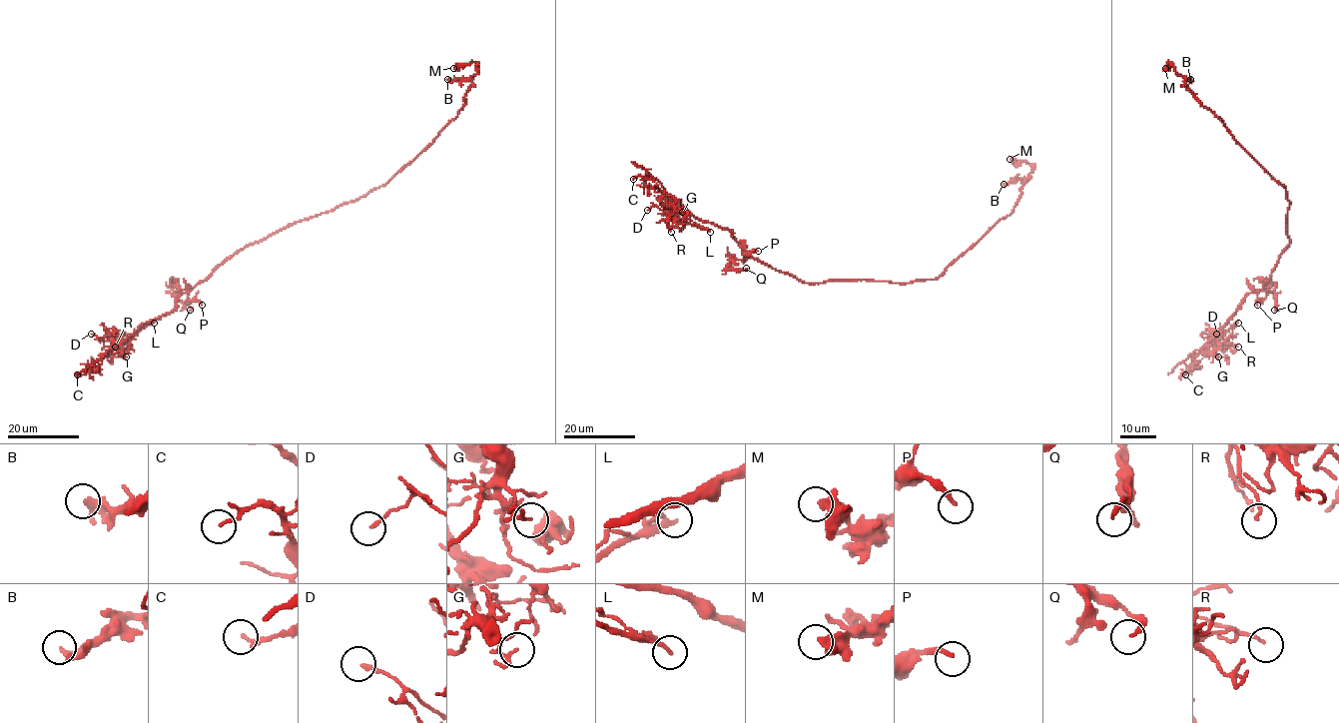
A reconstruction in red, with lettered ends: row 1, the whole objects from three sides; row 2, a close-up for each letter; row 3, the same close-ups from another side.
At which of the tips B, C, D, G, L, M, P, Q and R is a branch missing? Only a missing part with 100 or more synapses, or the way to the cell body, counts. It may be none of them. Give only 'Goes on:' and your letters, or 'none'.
Goes on: none

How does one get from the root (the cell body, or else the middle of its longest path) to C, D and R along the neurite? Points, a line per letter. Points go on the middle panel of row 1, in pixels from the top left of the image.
C: (855, 280), (806, 284), (779, 272), (747, 257), (728, 229), (697, 219), (641, 177), (633, 179)
D: (855, 280), (803, 283), (747, 257), (730, 231), (697, 219), (678, 202), (665, 210), (654, 205), (647, 210)
R: (855, 280), (803, 283), (747, 257), (730, 231), (697, 219), (678, 202), (669, 209), (673, 222), (671, 232)

